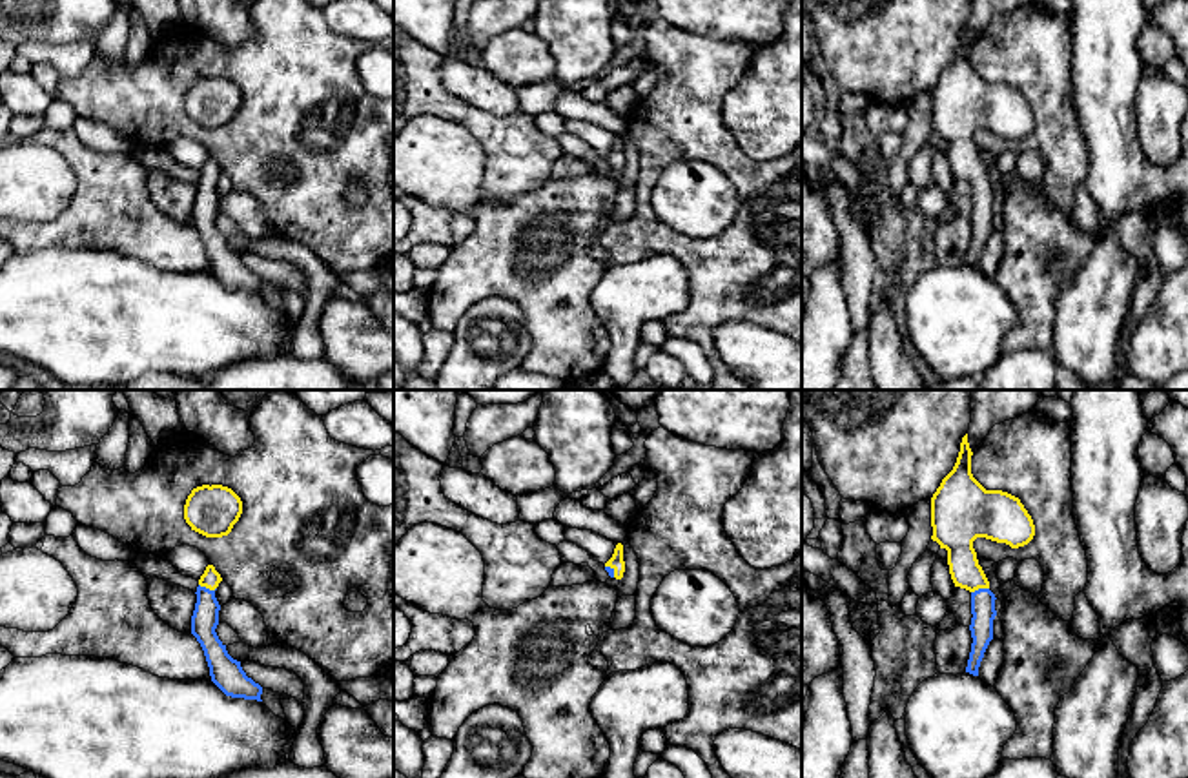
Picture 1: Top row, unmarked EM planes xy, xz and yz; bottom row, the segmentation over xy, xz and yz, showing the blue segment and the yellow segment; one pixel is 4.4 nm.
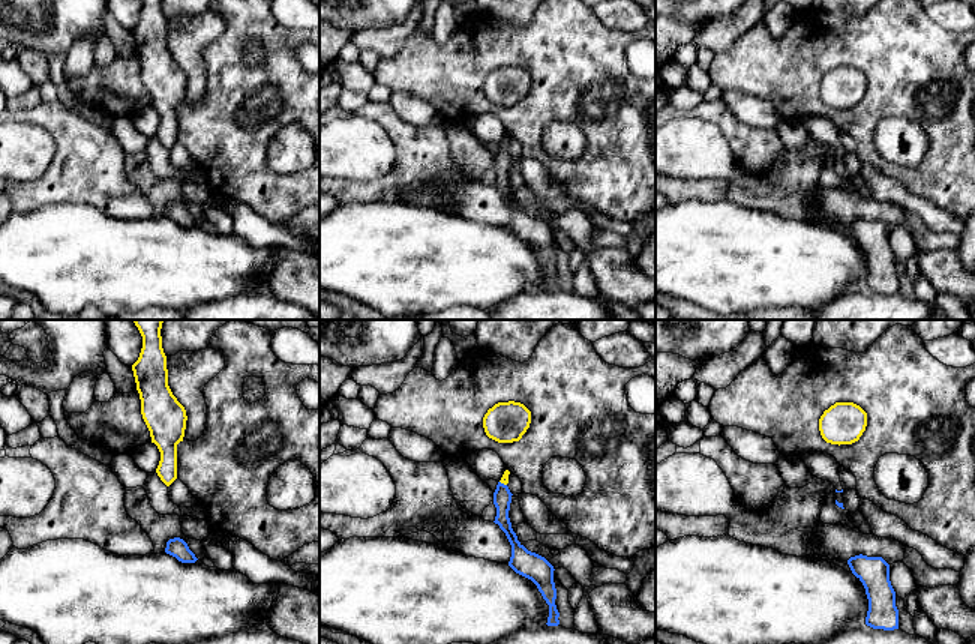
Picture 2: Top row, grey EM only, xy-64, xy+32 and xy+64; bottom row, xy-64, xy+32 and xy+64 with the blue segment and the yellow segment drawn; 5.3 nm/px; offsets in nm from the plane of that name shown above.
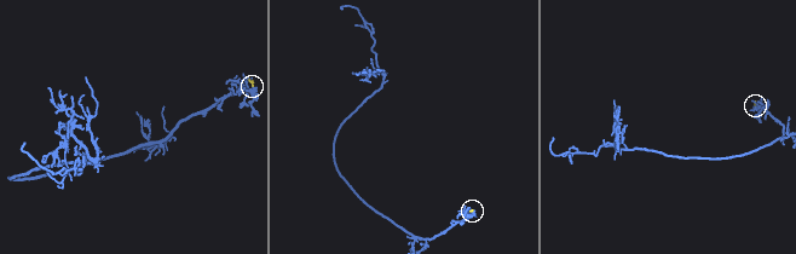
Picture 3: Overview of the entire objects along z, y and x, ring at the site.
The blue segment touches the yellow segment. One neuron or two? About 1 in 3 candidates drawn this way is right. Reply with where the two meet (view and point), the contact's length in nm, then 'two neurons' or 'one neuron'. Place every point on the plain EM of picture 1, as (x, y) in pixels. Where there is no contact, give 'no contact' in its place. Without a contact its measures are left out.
meets blue in xy at (208, 181); contact 80 nm long; one neuron

